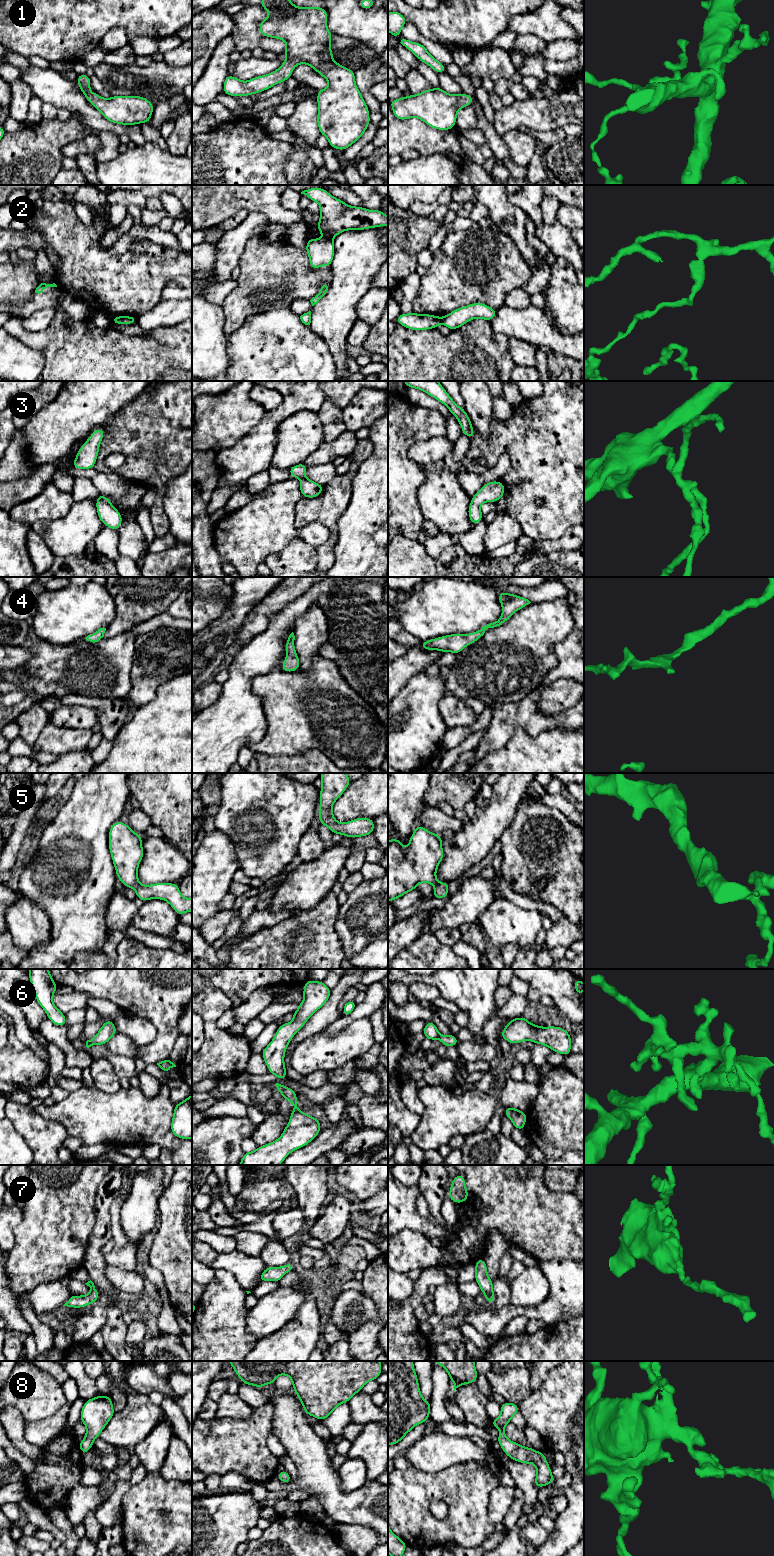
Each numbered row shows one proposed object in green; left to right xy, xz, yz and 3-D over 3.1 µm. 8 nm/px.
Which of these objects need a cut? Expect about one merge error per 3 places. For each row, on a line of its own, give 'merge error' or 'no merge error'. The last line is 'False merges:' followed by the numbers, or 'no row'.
1: no merge error
2: merge error
3: no merge error
4: no merge error
5: no merge error
6: no merge error
7: no merge error
8: no merge error
False merges: 2

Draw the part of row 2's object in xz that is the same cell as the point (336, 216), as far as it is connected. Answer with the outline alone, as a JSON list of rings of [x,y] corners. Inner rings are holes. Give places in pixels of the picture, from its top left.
[[[313,187],[301,192],[311,201],[320,204],[320,220],[316,224],[320,233],[333,239],[343,231],[366,230],[388,226],[388,216],[380,210],[368,210],[364,207],[350,206],[333,197],[327,190]]]

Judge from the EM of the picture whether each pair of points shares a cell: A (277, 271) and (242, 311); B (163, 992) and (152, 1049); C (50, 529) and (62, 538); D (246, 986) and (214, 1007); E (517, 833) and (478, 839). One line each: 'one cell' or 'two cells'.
A: one cell
B: one cell
C: one cell
D: two cells
E: two cells

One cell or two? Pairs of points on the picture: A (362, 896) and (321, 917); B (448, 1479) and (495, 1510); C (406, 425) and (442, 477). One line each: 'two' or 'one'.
A: two
B: two
C: two

